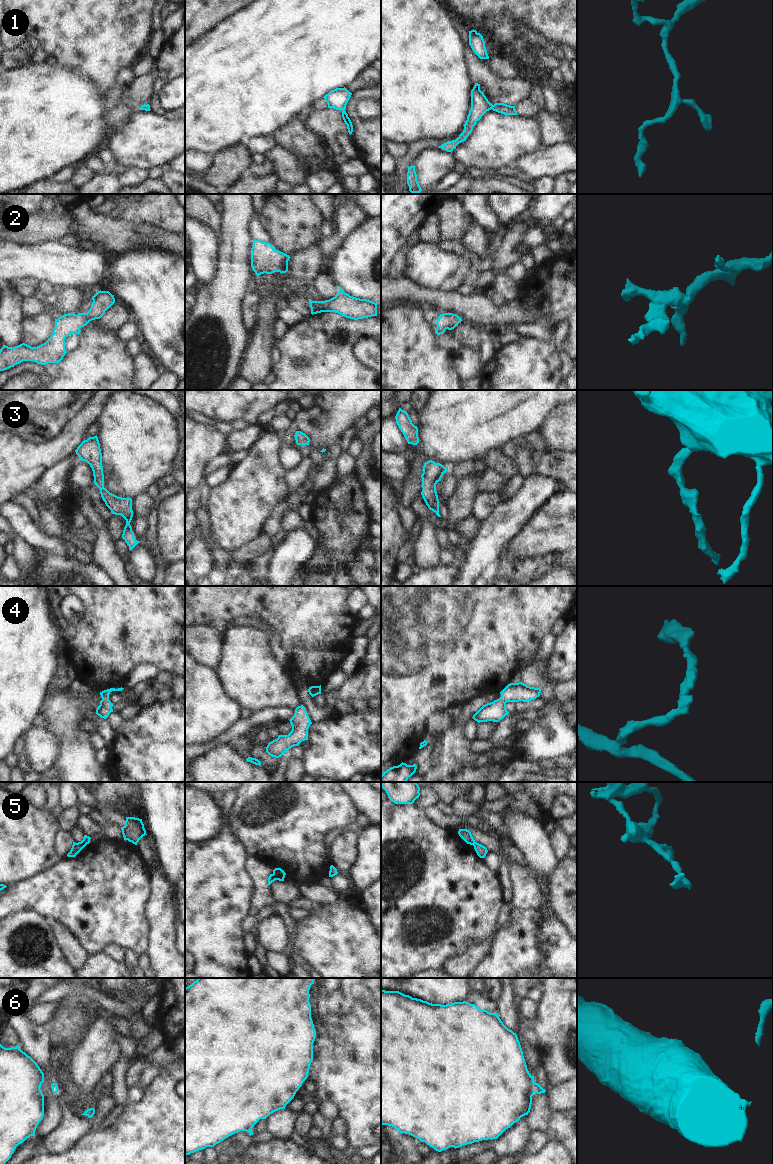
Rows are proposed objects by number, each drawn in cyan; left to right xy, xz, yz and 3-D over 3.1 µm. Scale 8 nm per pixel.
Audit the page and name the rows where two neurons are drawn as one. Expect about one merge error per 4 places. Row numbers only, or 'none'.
5, 6

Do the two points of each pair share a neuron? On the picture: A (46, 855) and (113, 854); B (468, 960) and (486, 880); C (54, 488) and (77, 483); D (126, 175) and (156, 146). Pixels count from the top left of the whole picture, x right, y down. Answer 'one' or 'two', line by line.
A: two
B: two
C: two
D: two

